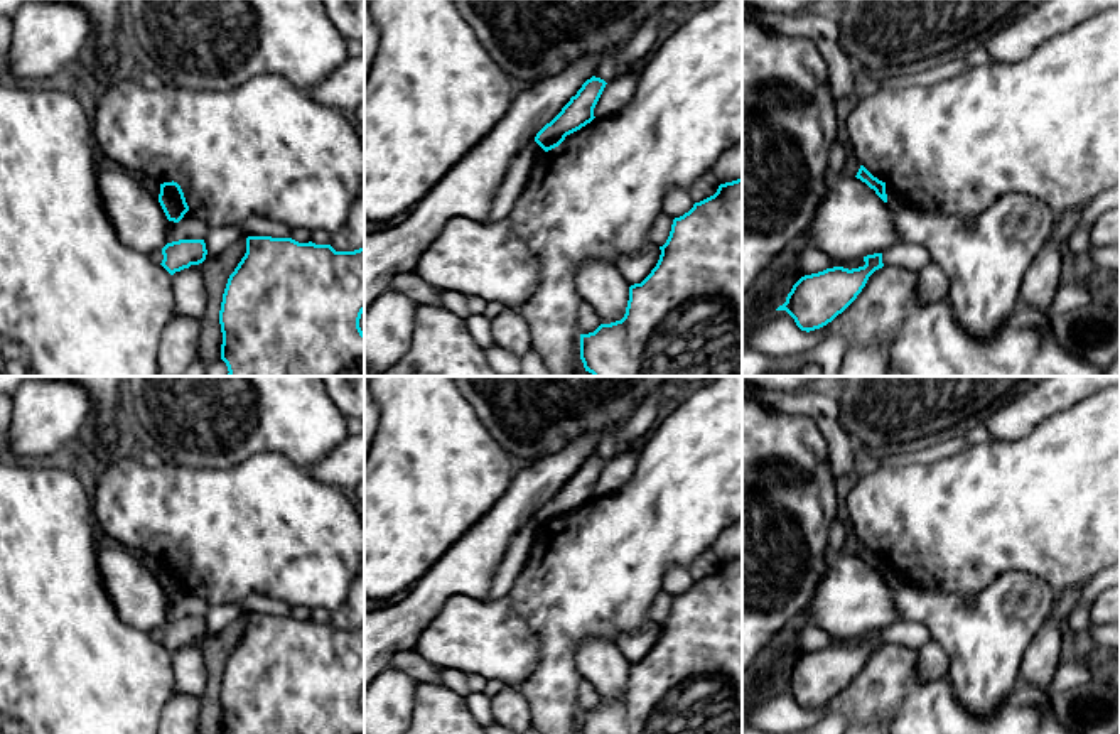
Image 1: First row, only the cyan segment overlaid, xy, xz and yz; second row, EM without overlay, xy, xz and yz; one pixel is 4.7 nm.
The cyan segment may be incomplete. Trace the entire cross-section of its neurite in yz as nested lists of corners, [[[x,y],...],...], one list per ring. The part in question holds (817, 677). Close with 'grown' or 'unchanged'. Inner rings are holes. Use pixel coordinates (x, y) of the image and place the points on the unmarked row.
[[[882,631],[864,634],[865,643],[859,646],[833,645],[818,651],[801,655],[786,675],[786,680],[776,688],[786,688],[801,709],[815,709],[832,700],[842,692],[862,670],[869,655],[884,645]]] | unchanged

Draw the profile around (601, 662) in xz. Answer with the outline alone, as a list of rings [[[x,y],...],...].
[[[587,638],[579,645],[575,663],[589,680],[600,702],[621,699],[629,678],[629,661],[614,641]]]

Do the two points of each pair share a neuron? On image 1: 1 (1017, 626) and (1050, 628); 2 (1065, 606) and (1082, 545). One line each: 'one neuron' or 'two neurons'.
1: two neurons
2: two neurons

